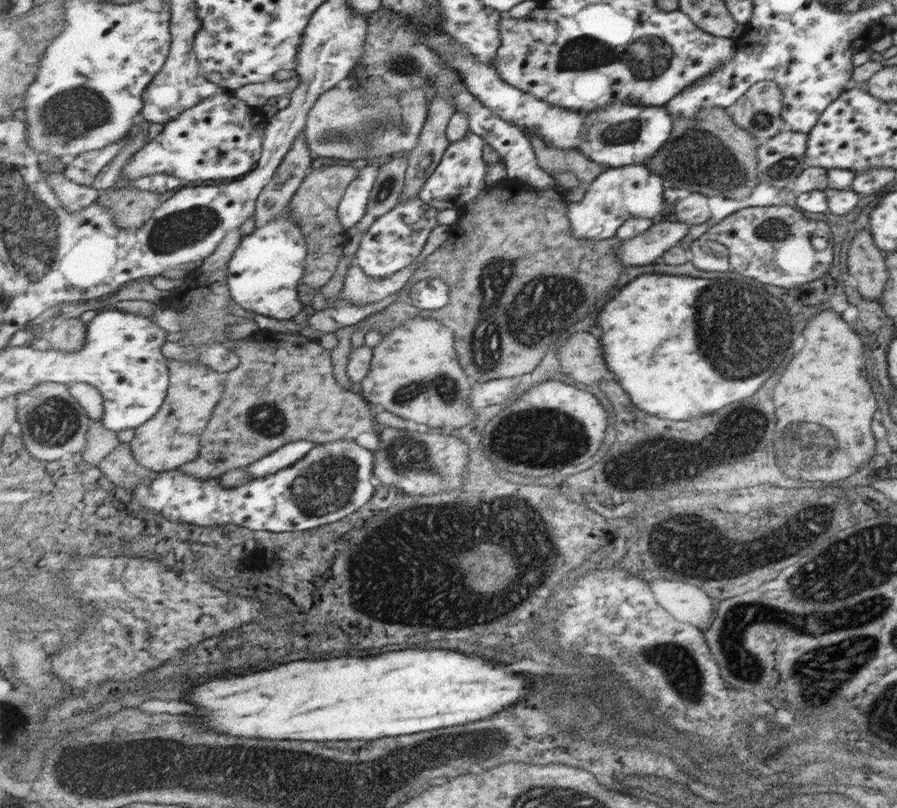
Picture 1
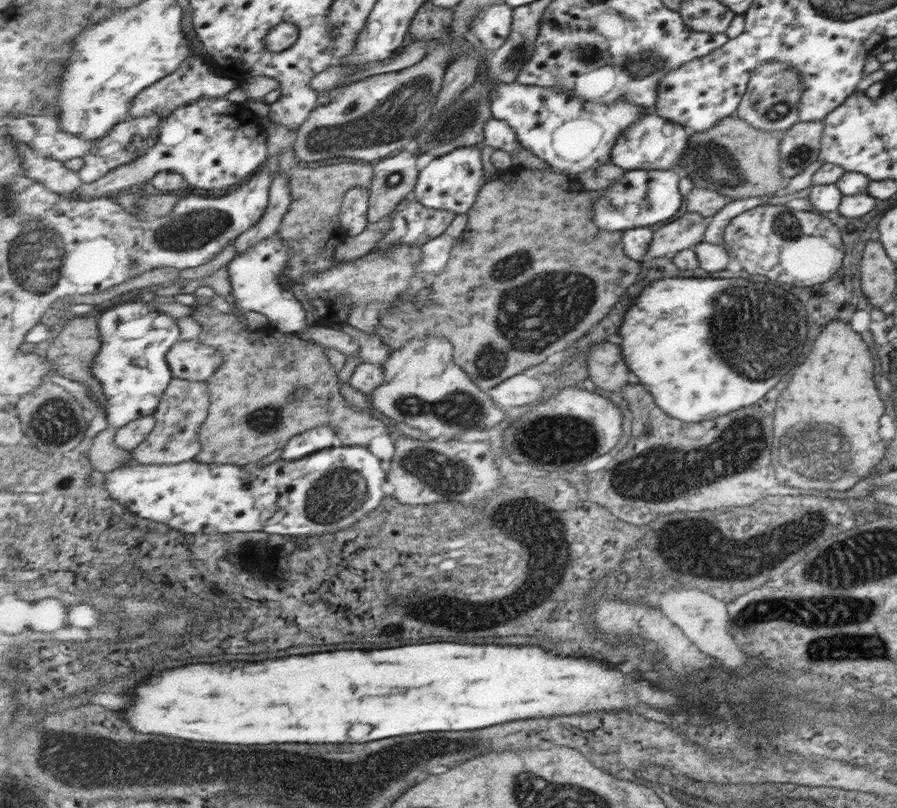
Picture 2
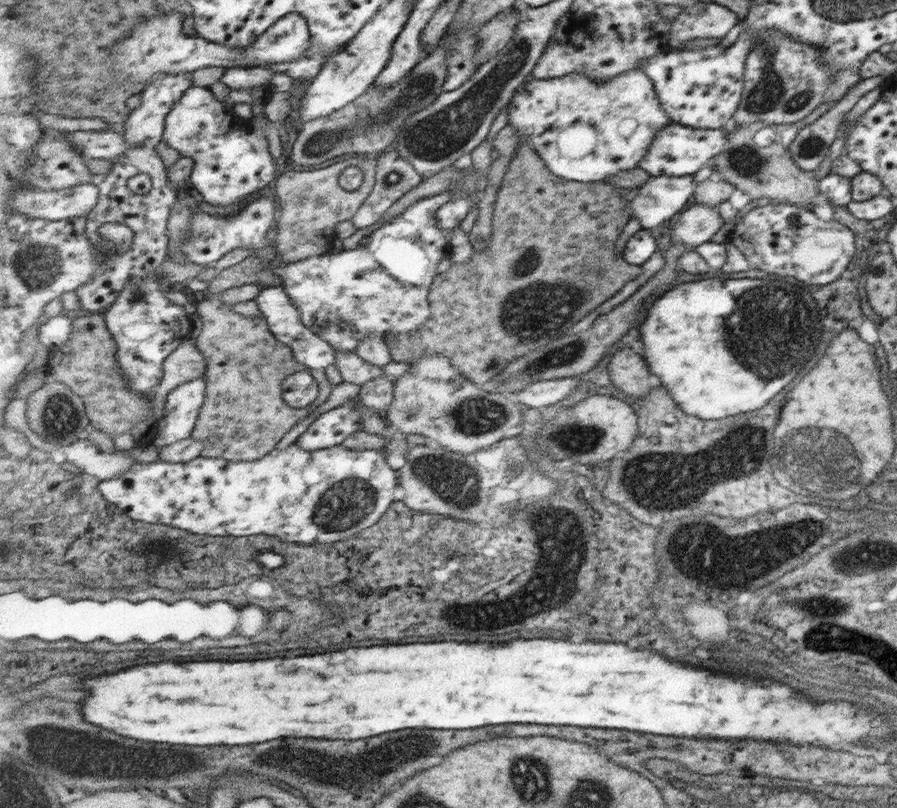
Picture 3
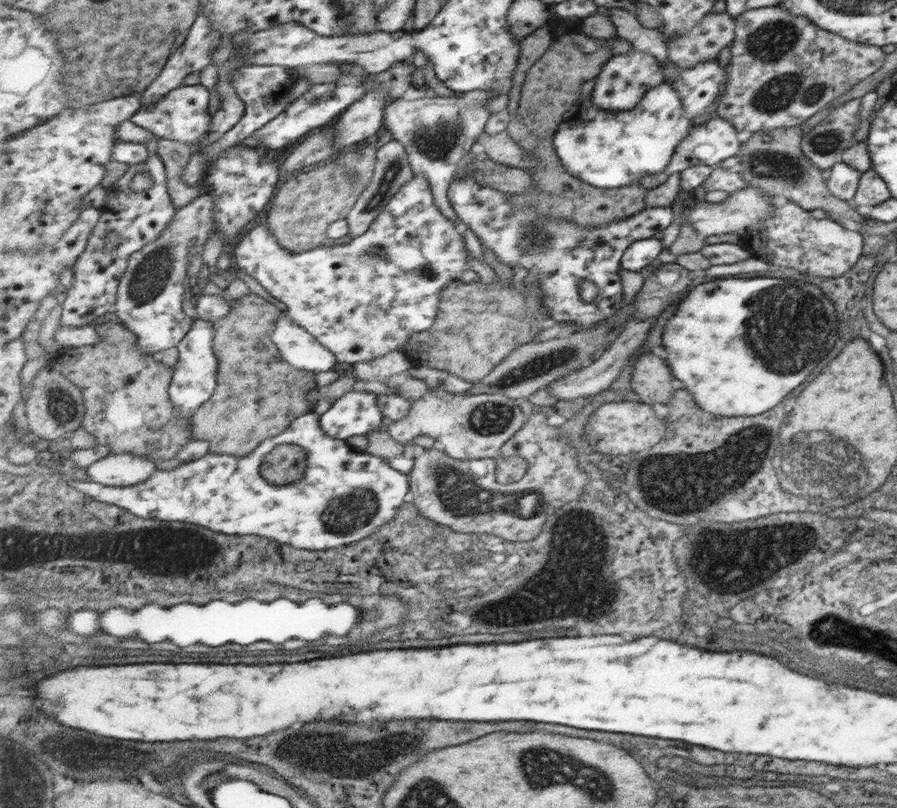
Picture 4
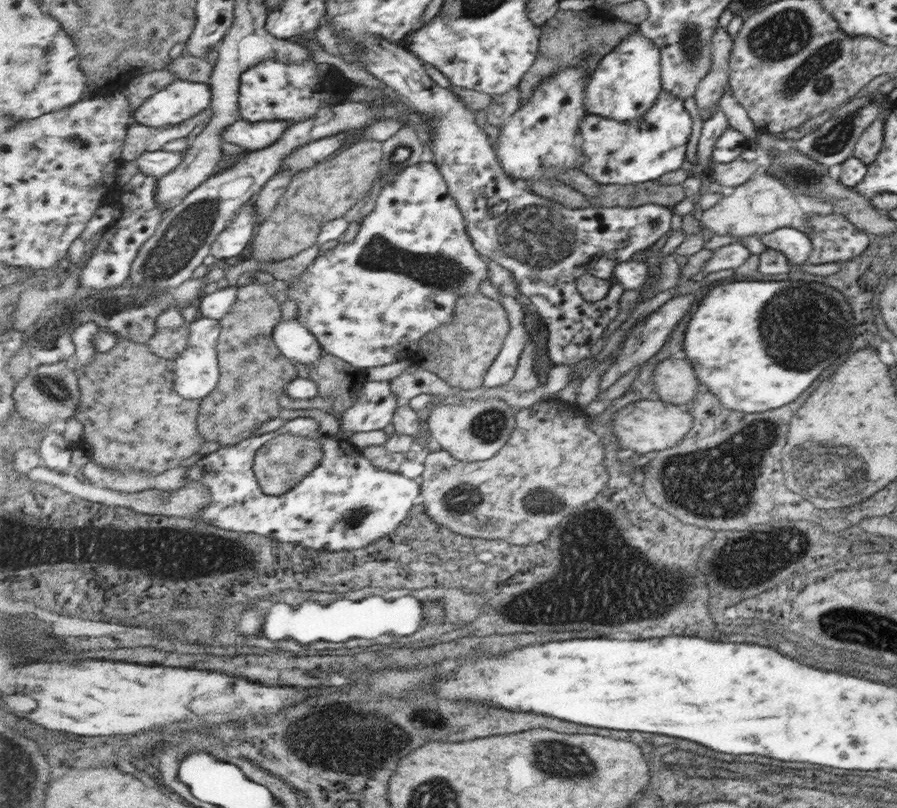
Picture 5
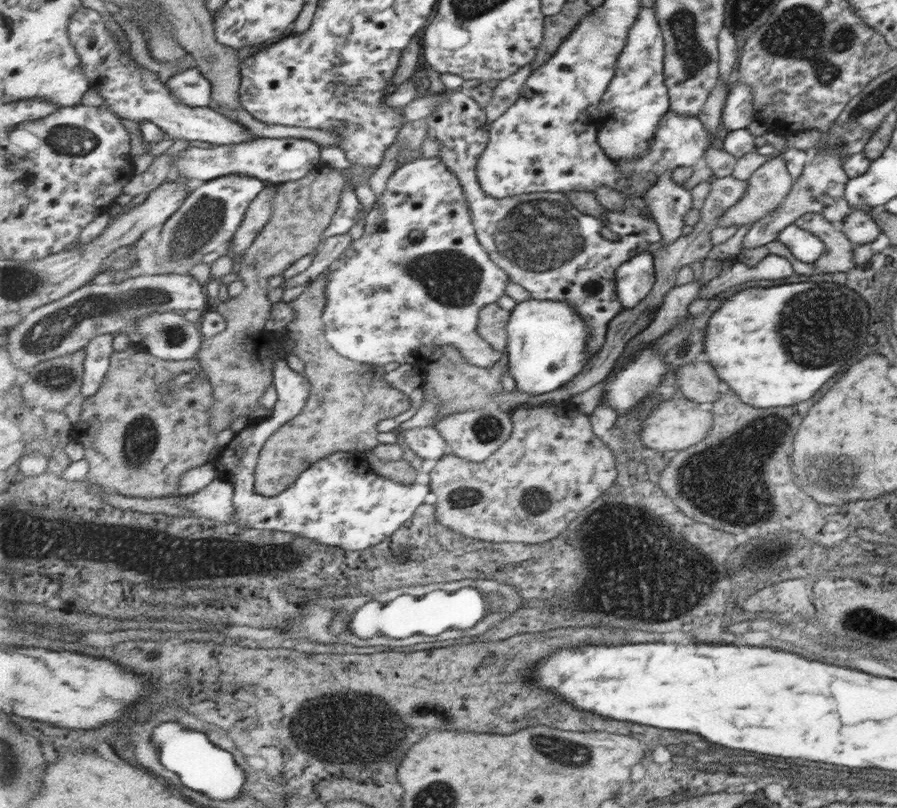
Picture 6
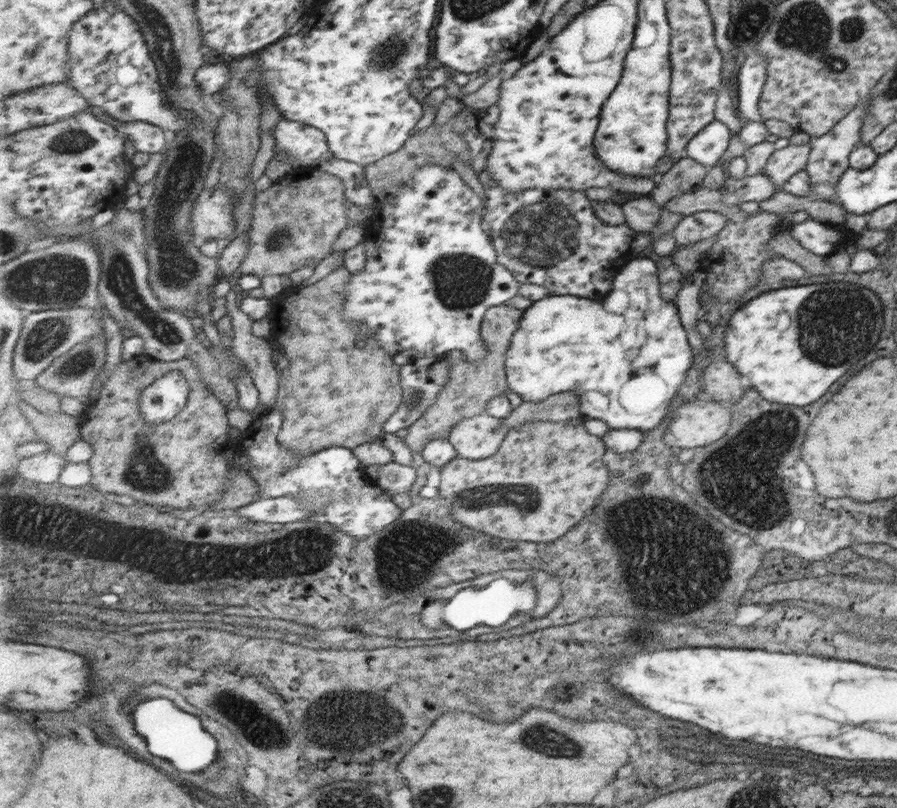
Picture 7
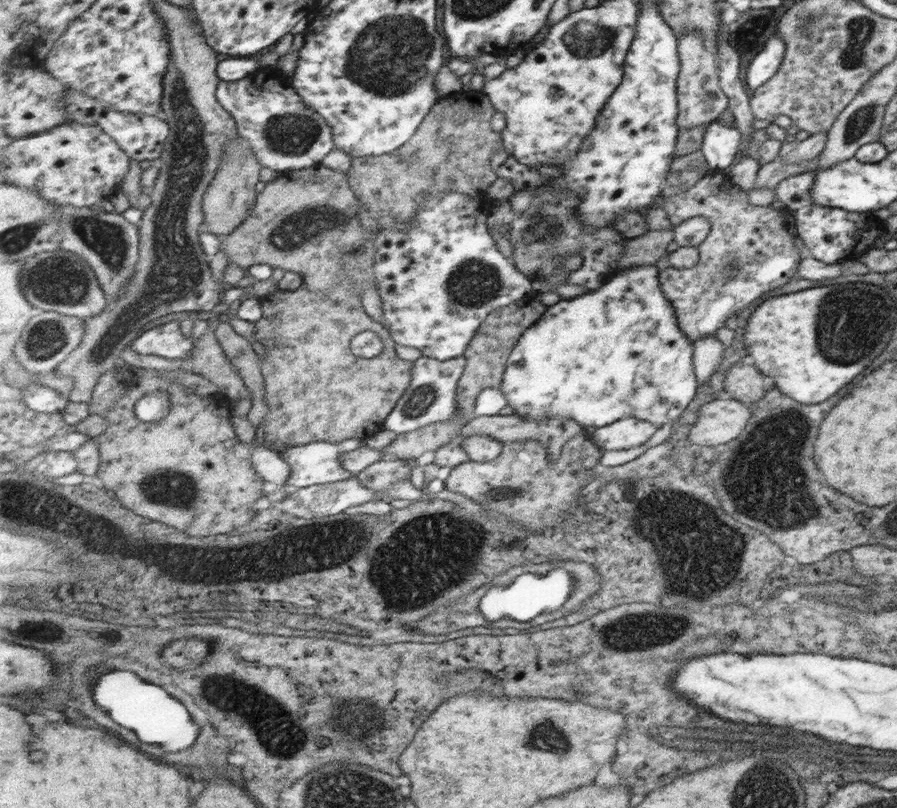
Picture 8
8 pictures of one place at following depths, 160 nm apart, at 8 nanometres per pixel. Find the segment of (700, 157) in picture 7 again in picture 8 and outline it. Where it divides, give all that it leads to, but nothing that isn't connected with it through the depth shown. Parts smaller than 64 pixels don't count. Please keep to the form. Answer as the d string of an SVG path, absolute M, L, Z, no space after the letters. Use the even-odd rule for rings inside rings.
M710 122L703 131L700 151L710 169L723 169L736 158L740 150L741 133L735 128Z

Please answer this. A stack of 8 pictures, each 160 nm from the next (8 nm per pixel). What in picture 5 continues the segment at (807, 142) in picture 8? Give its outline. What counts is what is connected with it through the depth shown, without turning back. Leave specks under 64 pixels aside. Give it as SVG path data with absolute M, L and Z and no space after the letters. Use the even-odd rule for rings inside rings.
M762 173L751 180L747 179L739 186L732 187L721 200L702 210L698 222L719 236L725 234L735 237L760 236L781 227L793 227L807 234L810 231L806 222L807 215L809 214L799 209L796 197L784 182L768 173Z

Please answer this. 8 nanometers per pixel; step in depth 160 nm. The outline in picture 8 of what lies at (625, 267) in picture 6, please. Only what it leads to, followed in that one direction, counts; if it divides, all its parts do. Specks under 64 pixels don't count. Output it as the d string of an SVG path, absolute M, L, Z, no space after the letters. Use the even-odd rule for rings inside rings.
M655 265L631 267L625 269L622 273L614 274L604 283L602 288L598 288L594 292L586 292L573 299L561 299L554 305L548 306L543 316L522 334L508 358L501 390L508 398L508 404L513 408L513 414L521 415L524 419L529 420L541 420L547 417L550 419L575 419L582 427L589 425L596 426L598 429L625 418L647 420L655 424L656 428L659 428L663 424L678 418L681 411L693 398L698 381L691 363L692 342L677 327L673 307L663 297L661 289L659 289L658 271Z

